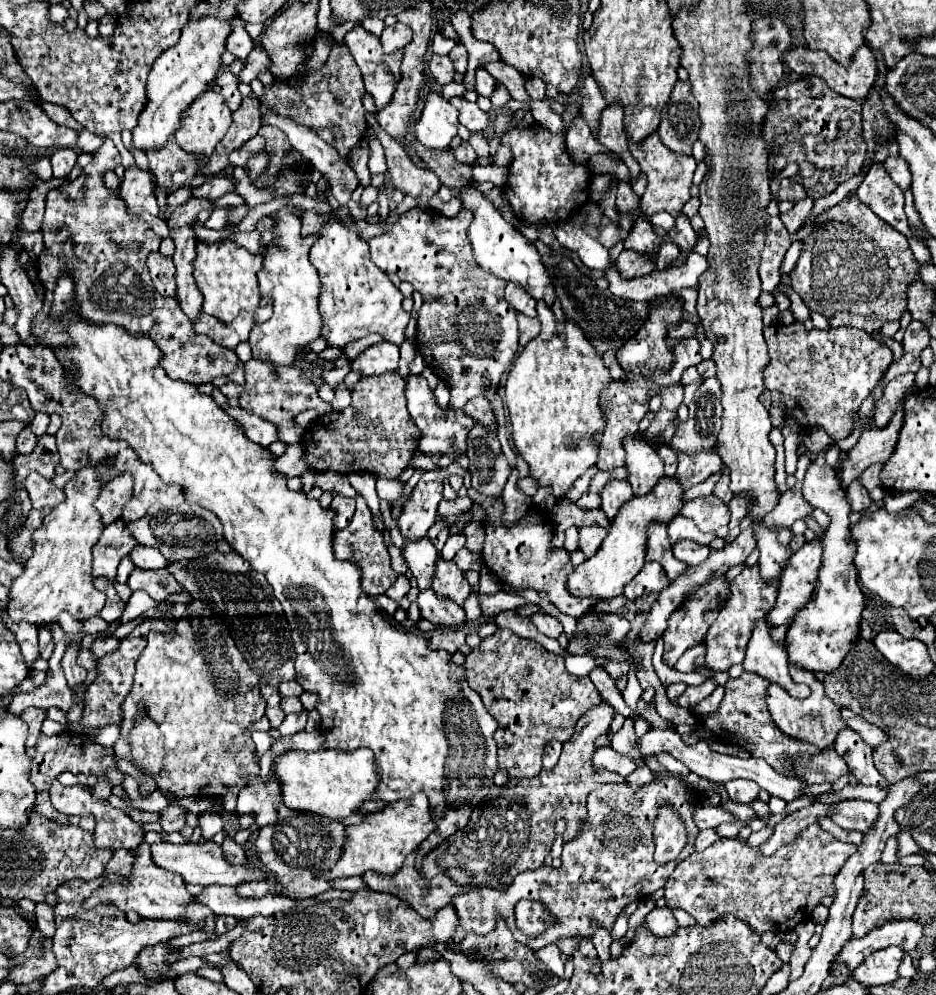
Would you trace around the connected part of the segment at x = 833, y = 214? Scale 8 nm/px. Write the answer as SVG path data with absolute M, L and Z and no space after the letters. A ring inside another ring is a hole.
M857 197L843 199L819 215L817 229L803 241L799 261L791 271L791 287L803 299L807 309L825 315L831 327L857 327L865 329L869 335L879 333L885 321L901 321L907 309L907 289L919 279L919 265L909 249L907 237L881 221L881 217L877 217Z

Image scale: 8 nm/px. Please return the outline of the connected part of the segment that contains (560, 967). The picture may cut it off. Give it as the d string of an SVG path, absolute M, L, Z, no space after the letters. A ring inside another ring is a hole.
M549 944L537 950L536 953L539 959L549 967L549 971L553 971L555 975L562 978L564 974L564 964L560 958L561 951L555 944Z

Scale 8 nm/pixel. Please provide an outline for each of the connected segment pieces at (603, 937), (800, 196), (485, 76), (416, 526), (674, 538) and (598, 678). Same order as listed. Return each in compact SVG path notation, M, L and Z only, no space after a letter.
M597 927L597 929L593 931L591 941L593 941L593 945L595 945L601 961L607 961L607 959L609 959L609 945L611 945L611 935L609 935L609 931Z
M781 179L781 189L779 189L779 201L793 201L793 203L799 203L807 197L803 185L799 183L789 183L789 179Z
M477 71L475 87L477 87L477 93L479 93L479 95L489 97L489 95L493 93L493 89L495 89L495 81L493 81L493 77L491 77L487 71Z
M419 481L415 485L415 495L411 493L405 509L399 517L401 535L407 539L419 539L427 535L429 527L435 523L437 505L443 499L443 481Z
M677 515L669 525L669 539L671 543L677 543L677 541L683 541L683 539L697 541L697 543L703 543L703 545L709 545L713 539L715 539L714 533L703 533L697 529L697 525L693 525L693 521L685 519L683 515Z
M595 667L593 671L591 671L591 681L595 683L595 687L597 687L597 691L603 695L603 699L607 699L609 701L609 705L617 711L617 713L621 713L623 717L633 717L633 711L627 707L627 703L623 701L623 697L621 697L621 691L613 685L613 681L611 681L611 677L603 671L603 669L599 669L599 667Z

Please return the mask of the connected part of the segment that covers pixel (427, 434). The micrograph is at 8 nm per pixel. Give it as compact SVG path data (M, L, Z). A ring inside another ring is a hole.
M410 375L405 379L407 409L415 421L415 425L421 431L421 439L425 439L425 443L419 445L419 449L423 453L445 453L445 455L453 455L453 453L465 453L467 449L467 431L473 425L473 419L469 415L465 415L461 409L441 409L437 407L433 393L427 385L427 381L421 375Z

